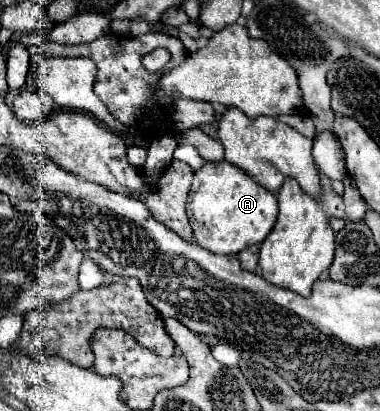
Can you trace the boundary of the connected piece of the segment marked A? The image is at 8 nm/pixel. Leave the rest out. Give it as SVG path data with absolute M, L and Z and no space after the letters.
M206 162L196 174L186 204L194 240L214 254L238 254L252 244L260 244L276 224L278 202L272 192L256 184L234 164Z

